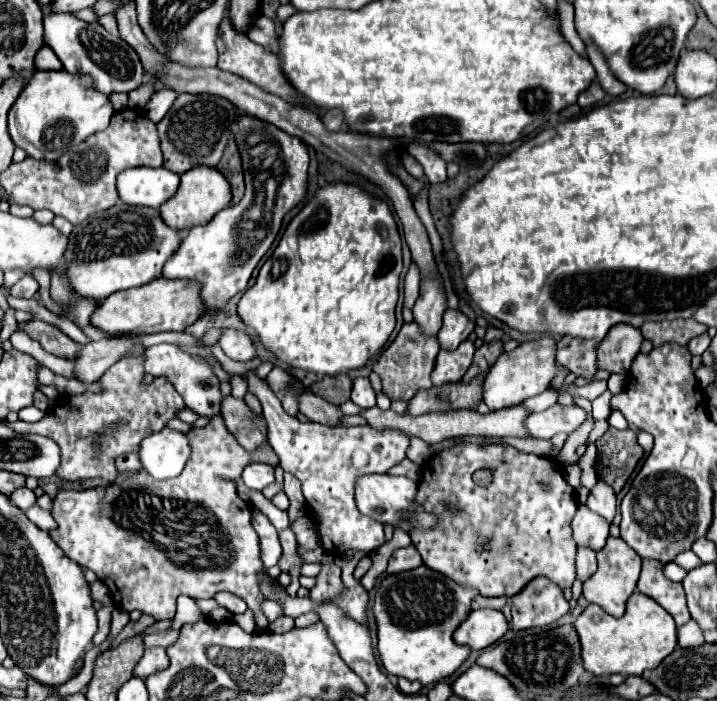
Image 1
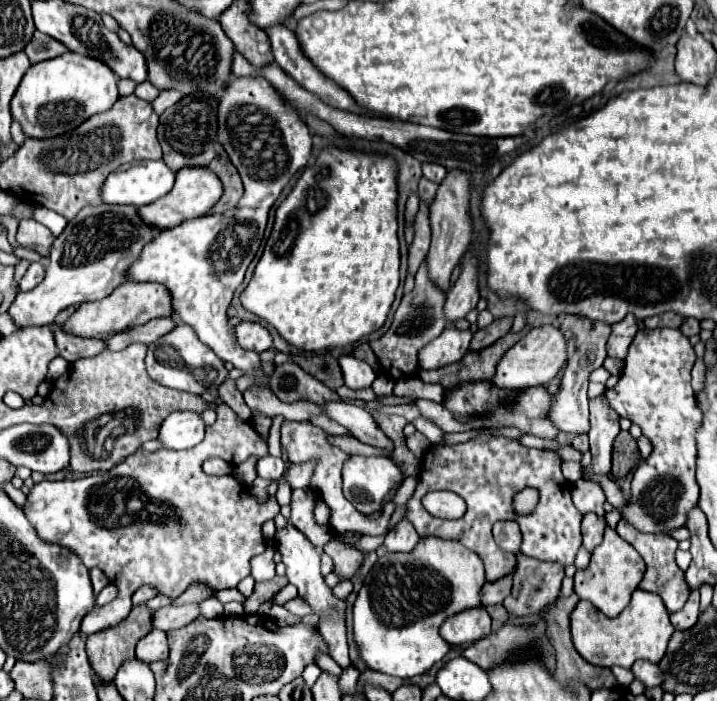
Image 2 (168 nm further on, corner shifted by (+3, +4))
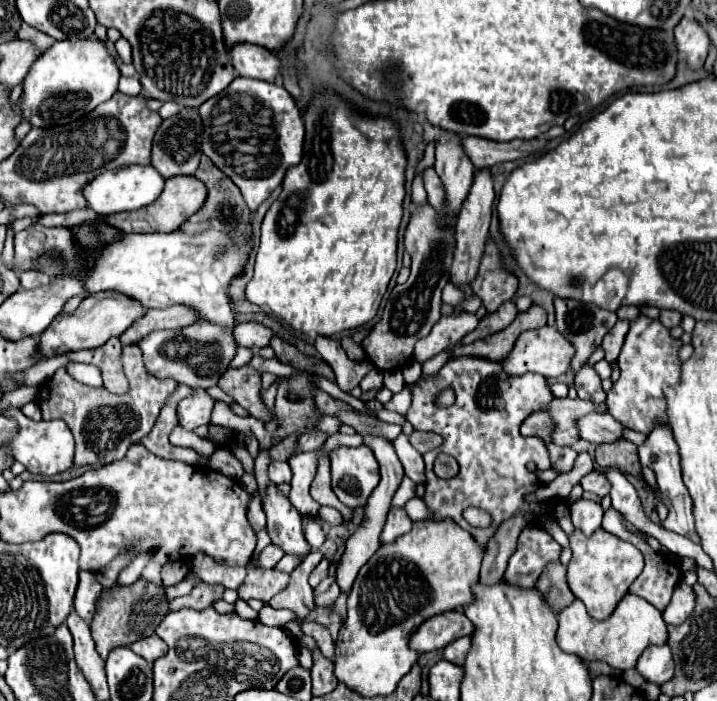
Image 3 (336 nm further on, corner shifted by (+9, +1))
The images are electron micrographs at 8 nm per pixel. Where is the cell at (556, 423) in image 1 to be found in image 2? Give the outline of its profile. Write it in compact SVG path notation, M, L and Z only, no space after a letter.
M561 316L561 324L559 330L563 332L565 340L567 340L567 366L563 372L563 380L561 380L561 388L559 392L553 396L553 404L549 410L549 420L563 432L571 432L571 434L585 434L589 432L591 424L589 424L589 408L587 408L587 378L589 374L599 368L607 356L605 352L605 344L607 338L611 334L611 326L609 324L601 324L599 320L585 320L585 316Z

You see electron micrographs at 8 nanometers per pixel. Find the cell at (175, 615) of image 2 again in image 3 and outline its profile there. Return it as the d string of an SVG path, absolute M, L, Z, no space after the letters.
M201 583L197 587L193 587L193 591L185 597L177 597L173 601L169 601L169 611L179 611L179 609L185 609L185 607L193 607L193 609L207 609L213 601L221 599L223 595L223 587L219 585L207 585L207 583Z

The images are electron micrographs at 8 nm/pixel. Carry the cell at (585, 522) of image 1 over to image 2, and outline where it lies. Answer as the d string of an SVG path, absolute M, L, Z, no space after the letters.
M587 480L573 482L571 496L573 496L573 504L581 510L581 514L595 512L599 516L605 516L605 510L603 510L605 494L597 482L587 482Z

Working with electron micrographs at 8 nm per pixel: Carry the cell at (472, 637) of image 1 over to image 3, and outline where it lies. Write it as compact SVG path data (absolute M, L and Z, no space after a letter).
M447 611L441 615L435 615L411 635L411 649L419 653L435 651L447 647L453 639L471 635L475 631L475 625L467 619L461 611Z

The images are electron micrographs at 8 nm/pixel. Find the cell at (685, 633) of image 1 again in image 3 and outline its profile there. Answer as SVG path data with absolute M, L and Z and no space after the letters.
M681 581L675 587L673 599L667 605L667 609L663 611L663 619L667 625L681 625L689 617L693 607L695 607L695 593L685 581Z

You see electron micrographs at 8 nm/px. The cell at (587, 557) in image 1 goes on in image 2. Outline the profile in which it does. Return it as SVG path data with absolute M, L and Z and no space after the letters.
M585 514L585 516L583 516L581 532L583 532L583 544L585 544L585 548L587 548L589 552L591 552L597 544L601 544L605 526L607 526L605 518L601 518L601 516L597 516L597 514Z

